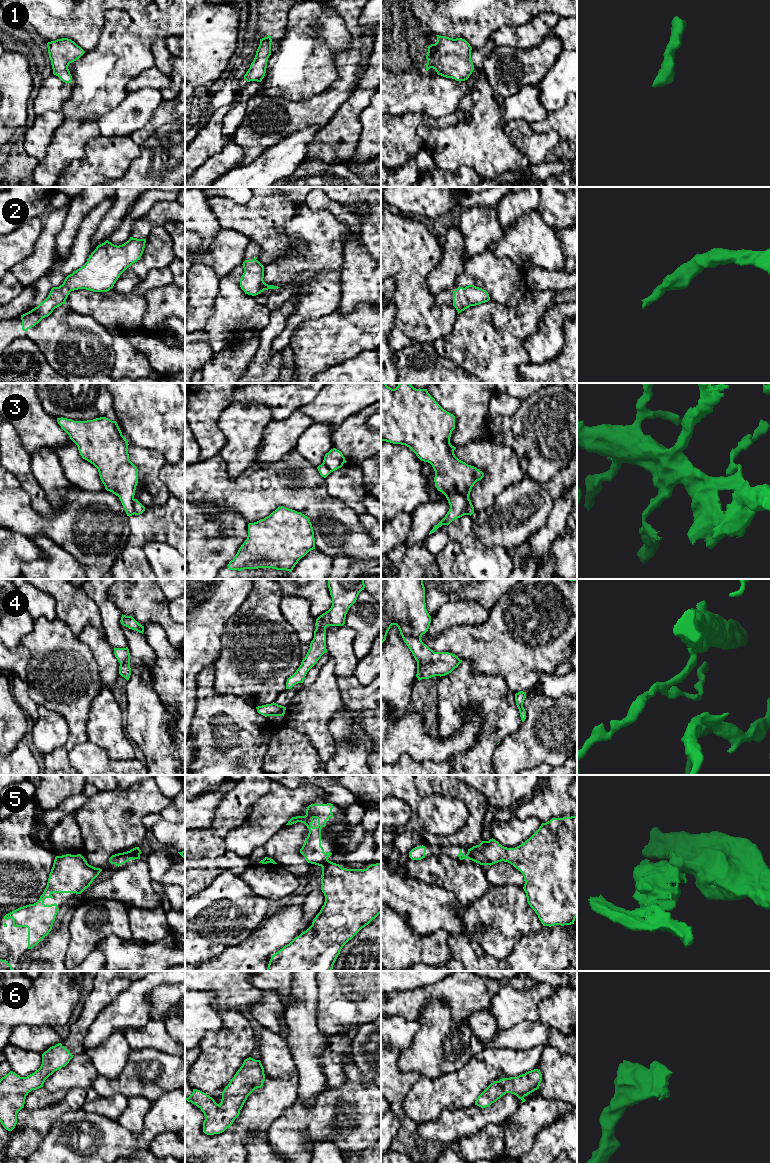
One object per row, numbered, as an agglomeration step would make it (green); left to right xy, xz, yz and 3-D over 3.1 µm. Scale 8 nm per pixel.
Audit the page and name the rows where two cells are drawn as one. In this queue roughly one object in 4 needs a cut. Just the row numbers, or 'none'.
5

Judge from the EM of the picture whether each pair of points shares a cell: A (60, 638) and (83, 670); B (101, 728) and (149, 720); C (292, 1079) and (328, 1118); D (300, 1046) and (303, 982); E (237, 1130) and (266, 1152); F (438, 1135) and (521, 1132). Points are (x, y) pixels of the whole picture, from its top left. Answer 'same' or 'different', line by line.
A: same
B: different
C: different
D: same
E: different
F: different

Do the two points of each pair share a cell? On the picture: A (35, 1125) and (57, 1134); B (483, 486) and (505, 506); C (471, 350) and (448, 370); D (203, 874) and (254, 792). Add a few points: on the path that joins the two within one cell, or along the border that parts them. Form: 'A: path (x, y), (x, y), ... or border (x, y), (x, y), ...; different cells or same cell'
A: border (64, 1113), (50, 1128), (35, 1150); different cells
B: border (515, 484), (509, 484), (487, 508), (475, 510); different cells
C: border (436, 350), (441, 356), (454, 361), (470, 372); different cells
D: path (209, 854), (209, 841), (234, 812); same cell

